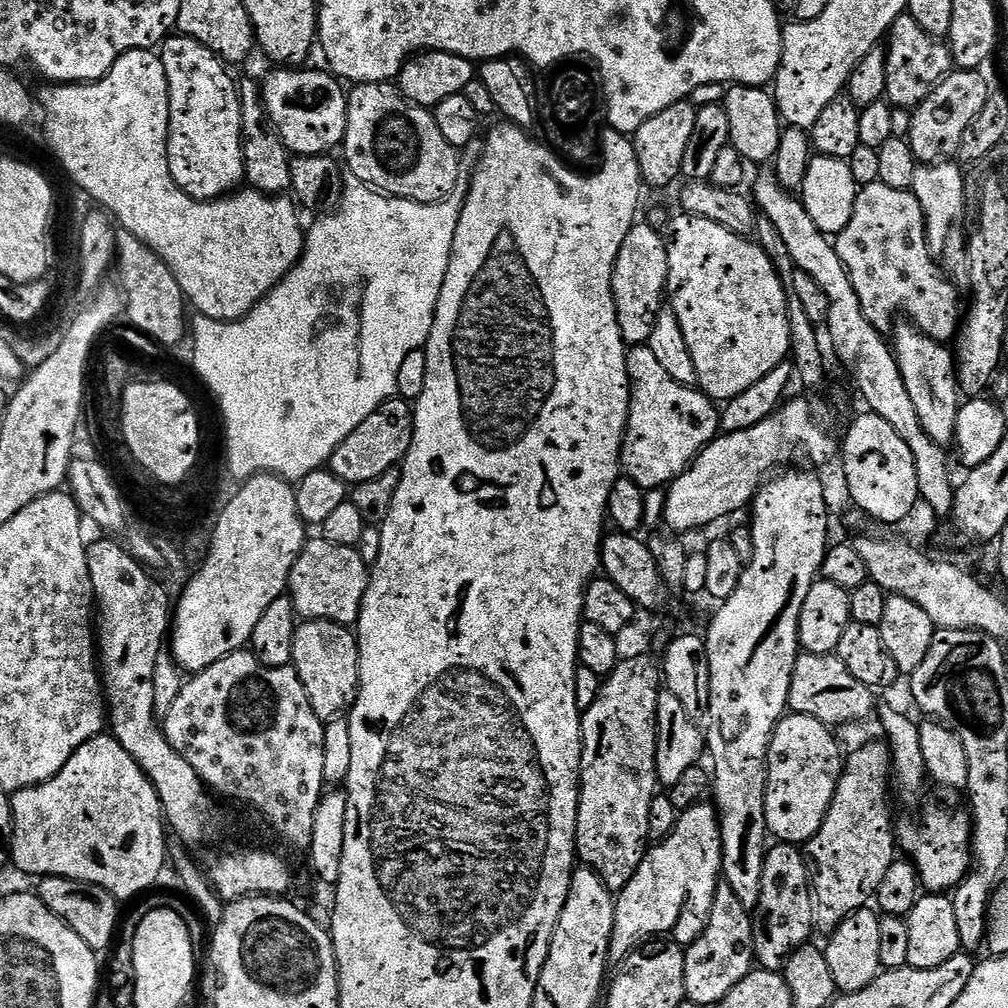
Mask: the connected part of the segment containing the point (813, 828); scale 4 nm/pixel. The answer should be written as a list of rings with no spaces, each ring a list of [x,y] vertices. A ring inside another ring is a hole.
[[[793,712],[776,724],[768,747],[768,786],[764,790],[764,813],[769,833],[776,836],[777,841],[797,846],[807,845],[818,834],[829,808],[832,807],[832,801],[837,797],[836,787],[840,784],[846,763],[845,753],[840,753],[840,746],[832,732],[833,729],[821,720]]]

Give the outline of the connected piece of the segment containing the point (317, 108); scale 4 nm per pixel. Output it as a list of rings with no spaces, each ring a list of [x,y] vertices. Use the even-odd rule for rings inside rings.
[[[280,66],[272,71],[276,72],[262,80],[264,108],[289,153],[323,156],[331,153],[331,148],[339,149],[348,125],[348,92],[345,85],[328,70],[300,72],[304,70]]]

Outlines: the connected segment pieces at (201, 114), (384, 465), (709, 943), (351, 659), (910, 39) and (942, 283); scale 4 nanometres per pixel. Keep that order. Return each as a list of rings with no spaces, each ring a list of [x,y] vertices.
[[[169,35],[159,45],[158,55],[166,70],[170,102],[168,165],[174,182],[195,200],[218,200],[237,191],[246,180],[237,81],[228,77],[224,61],[189,36]]]
[[[399,398],[385,400],[374,414],[370,414],[370,418],[366,418],[366,422],[362,422],[362,426],[358,426],[358,430],[354,430],[354,434],[350,434],[350,438],[340,443],[327,467],[349,486],[363,486],[370,482],[370,478],[386,474],[386,470],[397,467],[410,450],[414,434],[413,415],[414,408],[409,401]]]
[[[721,882],[716,886],[706,923],[700,937],[684,948],[684,995],[702,1006],[714,1006],[754,970],[754,916],[738,902],[734,890]]]
[[[306,620],[297,623],[294,634],[294,654],[291,668],[298,674],[314,714],[322,721],[335,720],[352,711],[360,693],[360,643],[349,625],[336,624],[332,620]]]
[[[907,14],[900,16],[892,24],[892,31],[886,37],[886,51],[888,57],[886,58],[886,90],[884,95],[893,109],[914,110],[917,108],[931,94],[932,88],[938,86],[938,82],[945,80],[954,68],[952,52],[948,49],[947,43],[943,39],[926,34],[926,30],[922,30],[922,26],[918,26],[918,22],[914,22],[914,18]]]
[[[879,182],[863,185],[856,193],[854,214],[846,230],[835,237],[834,243],[838,258],[842,258],[842,266],[846,266],[846,274],[850,274],[850,282],[854,282],[854,294],[858,294],[858,302],[862,302],[862,314],[870,318],[879,332],[887,333],[897,319],[895,316],[905,312],[908,315],[905,317],[916,325],[917,330],[932,340],[948,342],[955,337],[958,331],[957,285],[944,275],[930,254],[924,233],[922,206],[911,190],[894,190],[894,186]]]

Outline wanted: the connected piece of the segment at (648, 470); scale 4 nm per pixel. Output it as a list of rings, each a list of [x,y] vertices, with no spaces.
[[[632,346],[628,348],[626,358],[628,371],[628,384],[632,388],[632,397],[628,407],[628,425],[624,431],[624,444],[620,448],[620,467],[627,479],[633,480],[639,488],[663,489],[677,480],[691,464],[696,461],[696,456],[711,440],[716,439],[721,431],[721,409],[708,395],[701,392],[699,387],[690,384],[679,384],[666,374],[664,367],[658,363],[654,350],[646,346]]]

